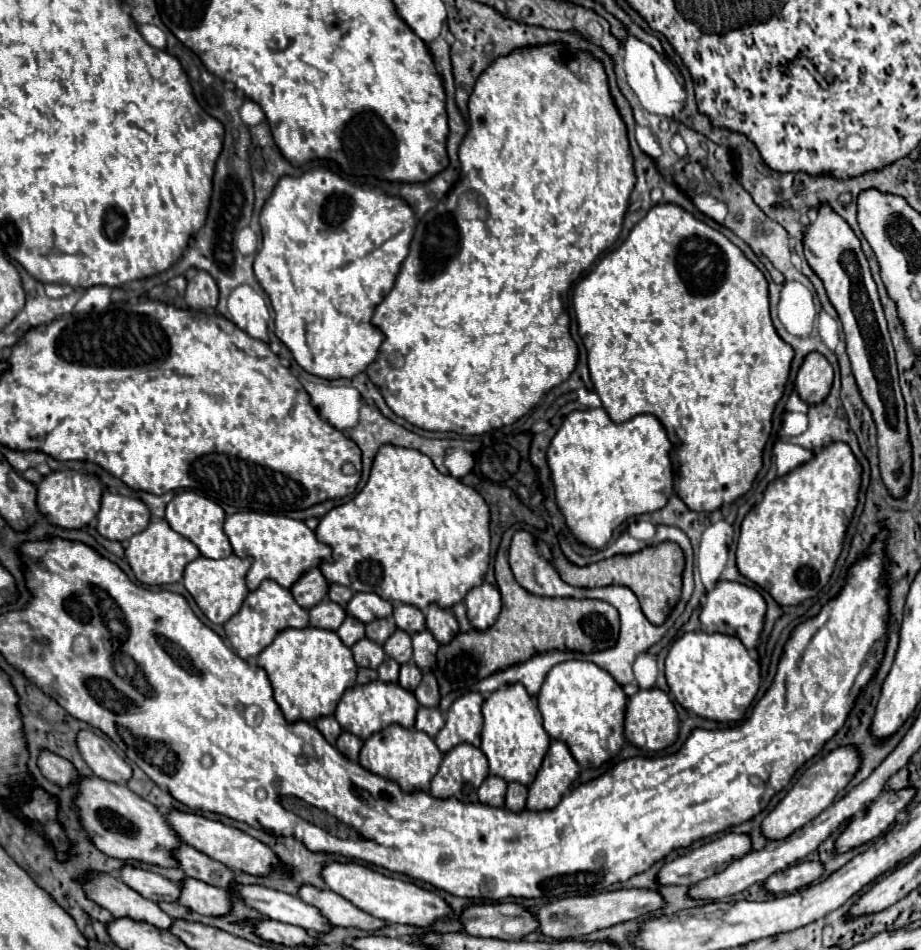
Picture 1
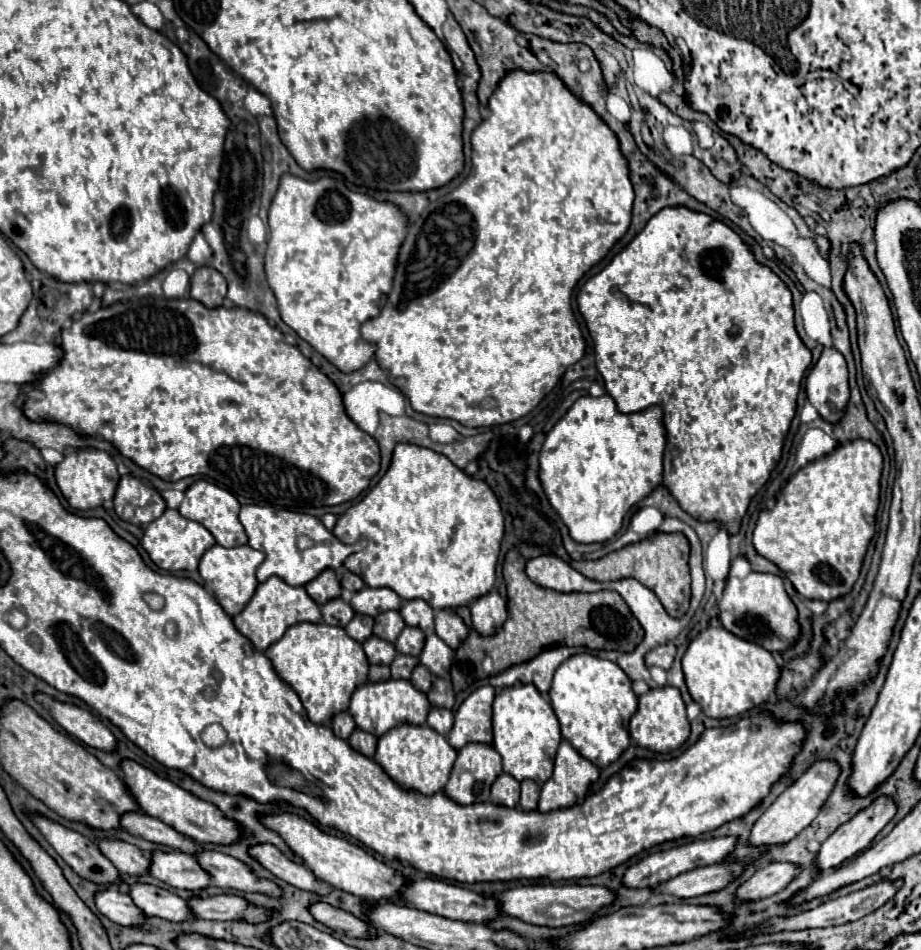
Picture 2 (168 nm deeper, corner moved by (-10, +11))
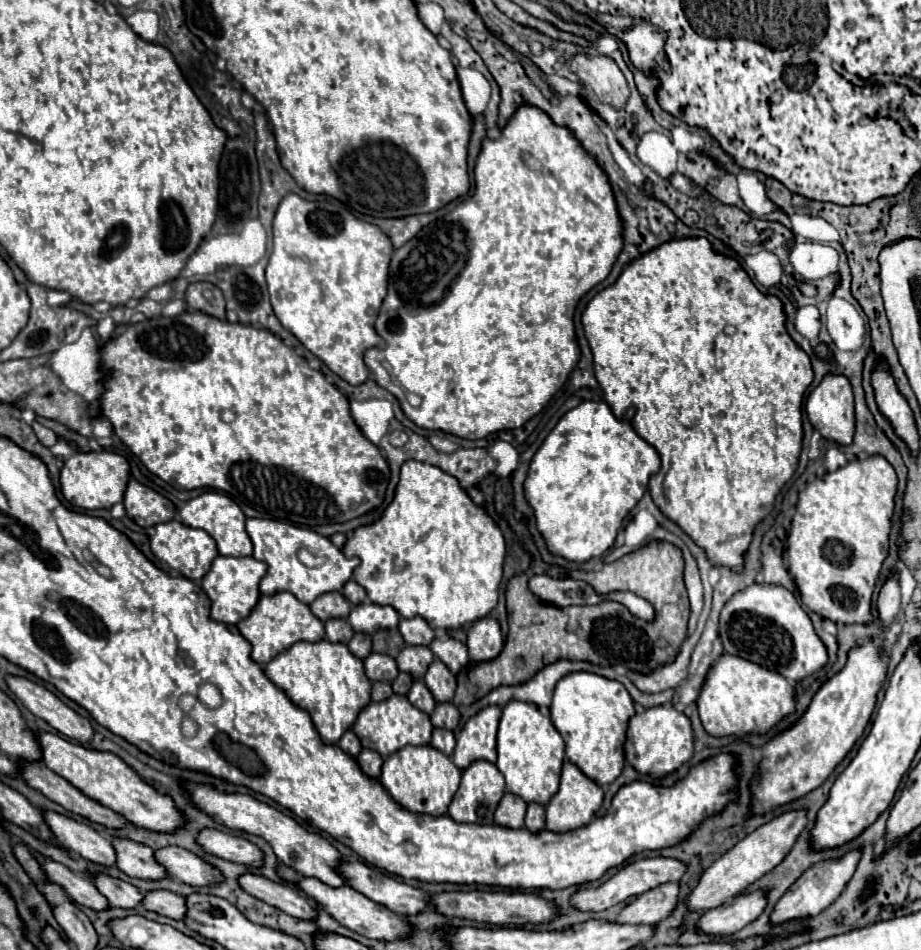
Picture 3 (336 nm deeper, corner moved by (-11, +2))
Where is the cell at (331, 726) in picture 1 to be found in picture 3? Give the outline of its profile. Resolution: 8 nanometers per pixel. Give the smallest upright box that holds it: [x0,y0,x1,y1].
[336,730,360,756]

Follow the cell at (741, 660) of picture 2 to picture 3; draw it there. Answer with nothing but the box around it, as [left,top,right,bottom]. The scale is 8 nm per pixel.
[698,654,794,736]

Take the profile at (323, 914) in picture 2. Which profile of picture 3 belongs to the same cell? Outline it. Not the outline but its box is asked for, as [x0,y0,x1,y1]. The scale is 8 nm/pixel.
[240,874,318,920]

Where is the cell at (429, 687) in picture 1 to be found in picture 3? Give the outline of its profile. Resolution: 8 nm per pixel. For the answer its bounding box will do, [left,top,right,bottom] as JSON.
[430,702,460,730]

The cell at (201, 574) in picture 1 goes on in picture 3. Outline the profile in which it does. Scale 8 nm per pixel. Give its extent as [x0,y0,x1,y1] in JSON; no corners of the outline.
[202,556,266,624]

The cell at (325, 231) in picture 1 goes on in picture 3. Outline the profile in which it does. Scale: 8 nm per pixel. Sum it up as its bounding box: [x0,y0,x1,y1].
[266,194,394,386]

